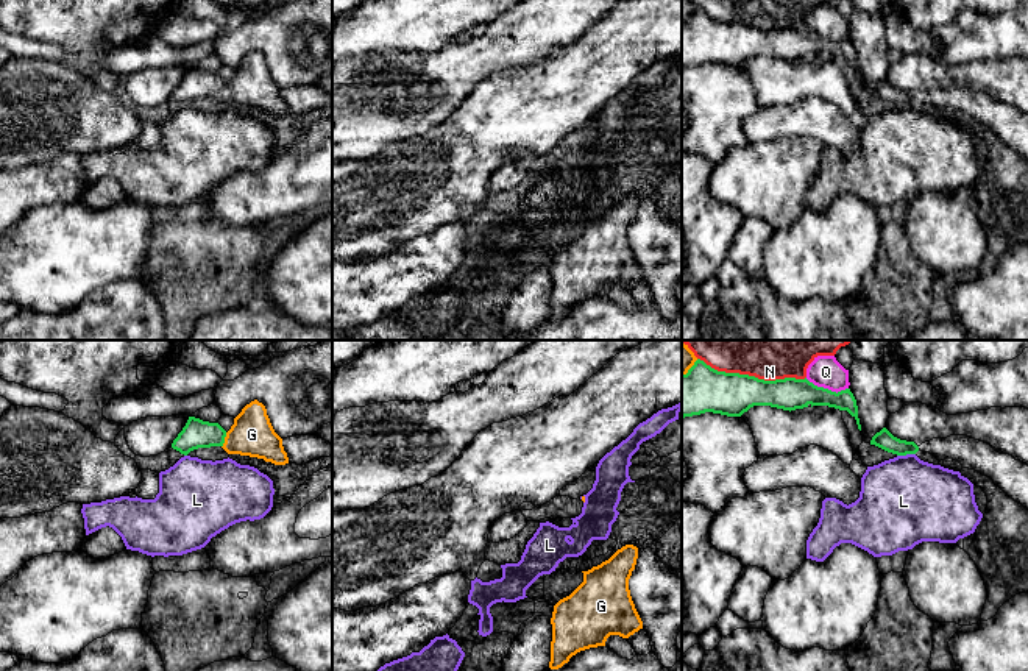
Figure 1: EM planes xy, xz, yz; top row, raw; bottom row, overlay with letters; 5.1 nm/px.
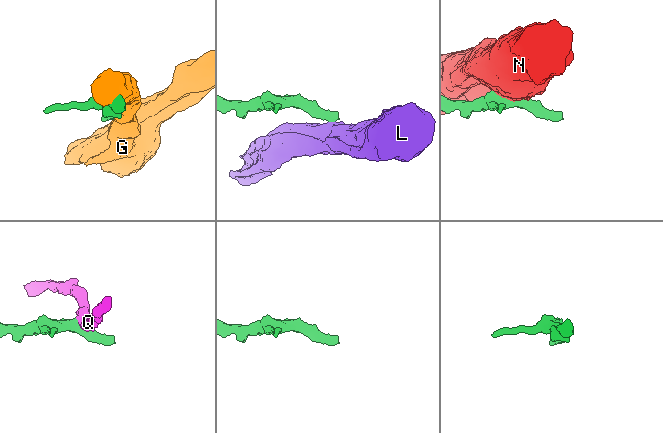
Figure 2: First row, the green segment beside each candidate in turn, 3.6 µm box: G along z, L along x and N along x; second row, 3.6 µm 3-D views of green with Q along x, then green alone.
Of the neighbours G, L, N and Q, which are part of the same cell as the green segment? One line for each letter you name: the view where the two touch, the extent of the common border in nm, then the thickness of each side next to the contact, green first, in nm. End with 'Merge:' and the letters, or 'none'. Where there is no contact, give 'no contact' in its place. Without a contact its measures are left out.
Merge: none

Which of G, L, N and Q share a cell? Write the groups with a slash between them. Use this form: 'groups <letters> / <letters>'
groups G / L / N / Q

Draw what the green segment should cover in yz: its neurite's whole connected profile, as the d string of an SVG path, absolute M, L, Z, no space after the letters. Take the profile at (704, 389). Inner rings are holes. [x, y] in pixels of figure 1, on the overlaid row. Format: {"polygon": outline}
{"polygon": "M700 359L694 362L686 375L682 375L682 418L705 412L741 417L753 406L771 406L789 412L808 406L828 406L839 410L847 410L856 420L858 429L861 431L856 399L850 389L836 393L814 385L806 378L764 381L749 375L718 371Z"}

